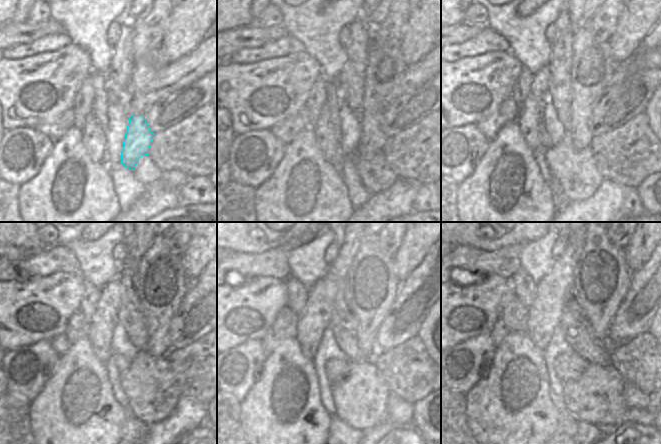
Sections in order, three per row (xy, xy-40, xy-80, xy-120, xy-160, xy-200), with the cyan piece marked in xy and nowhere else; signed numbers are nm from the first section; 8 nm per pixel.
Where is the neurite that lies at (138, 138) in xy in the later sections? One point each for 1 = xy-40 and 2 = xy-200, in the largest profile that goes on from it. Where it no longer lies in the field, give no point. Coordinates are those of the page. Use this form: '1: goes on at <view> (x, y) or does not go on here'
1: goes on at xy-40 (372, 138)
2: goes on at xy-200 (637, 310)

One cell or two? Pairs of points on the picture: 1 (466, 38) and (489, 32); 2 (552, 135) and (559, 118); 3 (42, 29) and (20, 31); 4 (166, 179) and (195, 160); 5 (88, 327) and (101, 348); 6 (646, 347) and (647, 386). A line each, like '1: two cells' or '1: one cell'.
1: one cell
2: two cells
3: one cell
4: two cells
5: two cells
6: one cell

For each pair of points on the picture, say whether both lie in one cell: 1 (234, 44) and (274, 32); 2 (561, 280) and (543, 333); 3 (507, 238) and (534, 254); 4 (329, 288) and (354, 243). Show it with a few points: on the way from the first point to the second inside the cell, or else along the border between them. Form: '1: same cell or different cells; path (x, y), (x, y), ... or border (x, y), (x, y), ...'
1: same cell; path (244, 42), (249, 42), (256, 36), (264, 35)
2: same cell; path (552, 293), (543, 320)
3: different cells; border (545, 235), (528, 242), (524, 246)
4: different cells; border (344, 242), (356, 254)

